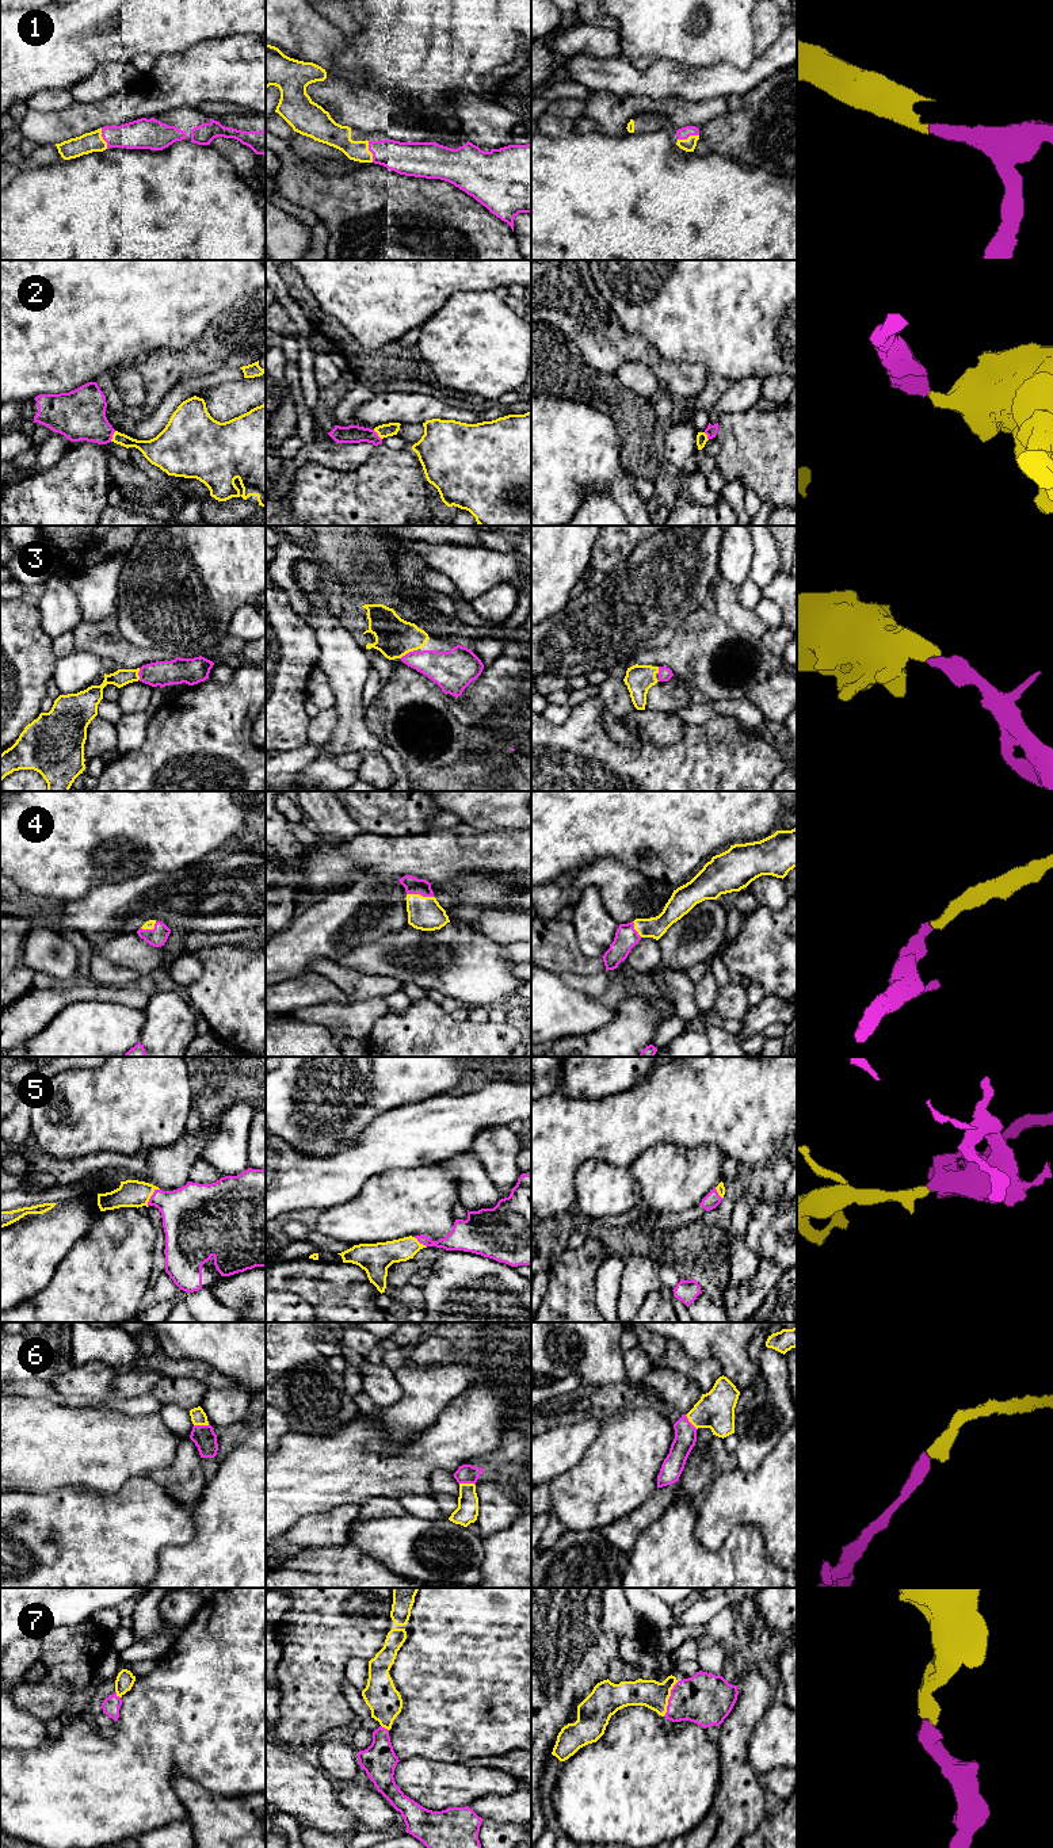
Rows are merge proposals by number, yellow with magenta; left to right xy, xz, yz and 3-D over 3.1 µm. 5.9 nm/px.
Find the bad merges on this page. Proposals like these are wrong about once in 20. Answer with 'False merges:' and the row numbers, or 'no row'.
False merges: 2

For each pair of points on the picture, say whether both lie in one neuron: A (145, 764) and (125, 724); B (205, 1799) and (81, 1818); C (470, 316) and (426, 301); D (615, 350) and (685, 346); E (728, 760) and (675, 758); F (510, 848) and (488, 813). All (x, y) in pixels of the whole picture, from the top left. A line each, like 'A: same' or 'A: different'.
A: different
B: different
C: different
D: different
E: same
F: different

